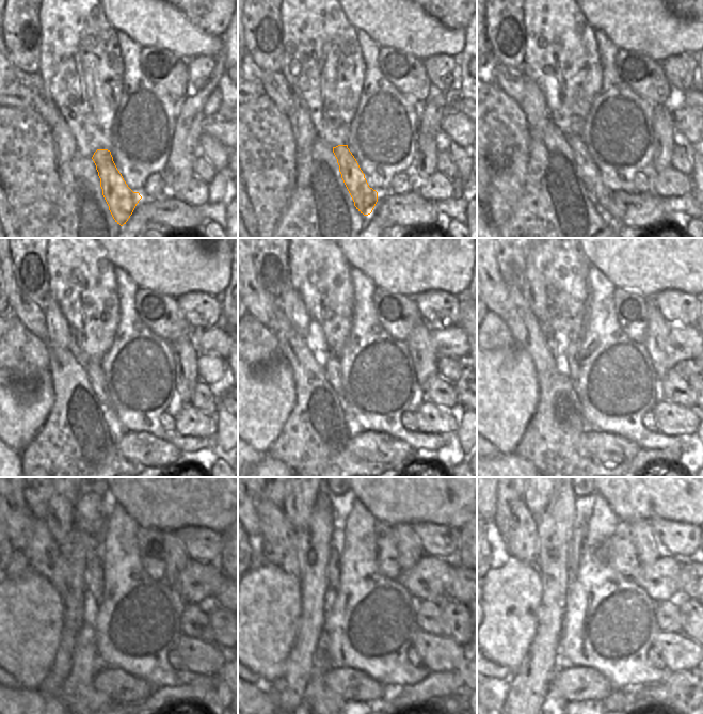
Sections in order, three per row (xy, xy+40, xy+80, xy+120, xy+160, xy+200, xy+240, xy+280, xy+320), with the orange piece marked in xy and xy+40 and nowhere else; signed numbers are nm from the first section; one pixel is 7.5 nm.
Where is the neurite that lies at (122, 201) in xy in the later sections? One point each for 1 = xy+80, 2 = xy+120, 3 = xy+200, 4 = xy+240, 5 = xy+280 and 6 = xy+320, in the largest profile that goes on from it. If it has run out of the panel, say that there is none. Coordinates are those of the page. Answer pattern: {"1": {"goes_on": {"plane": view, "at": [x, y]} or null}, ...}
{"1": {"goes_on": {"plane": "xy+80", "at": [589, 173]}}, "2": {"goes_on": {"plane": "xy+120", "at": [94, 370]}}, "3": {"goes_on": {"plane": "xy+200", "at": [573, 348]}}, "4": {"goes_on": {"plane": "xy+240", "at": [94, 592]}}, "5": {"goes_on": {"plane": "xy+280", "at": [334, 568]}}, "6": {"goes_on": {"plane": "xy+320", "at": [578, 534]}}}

